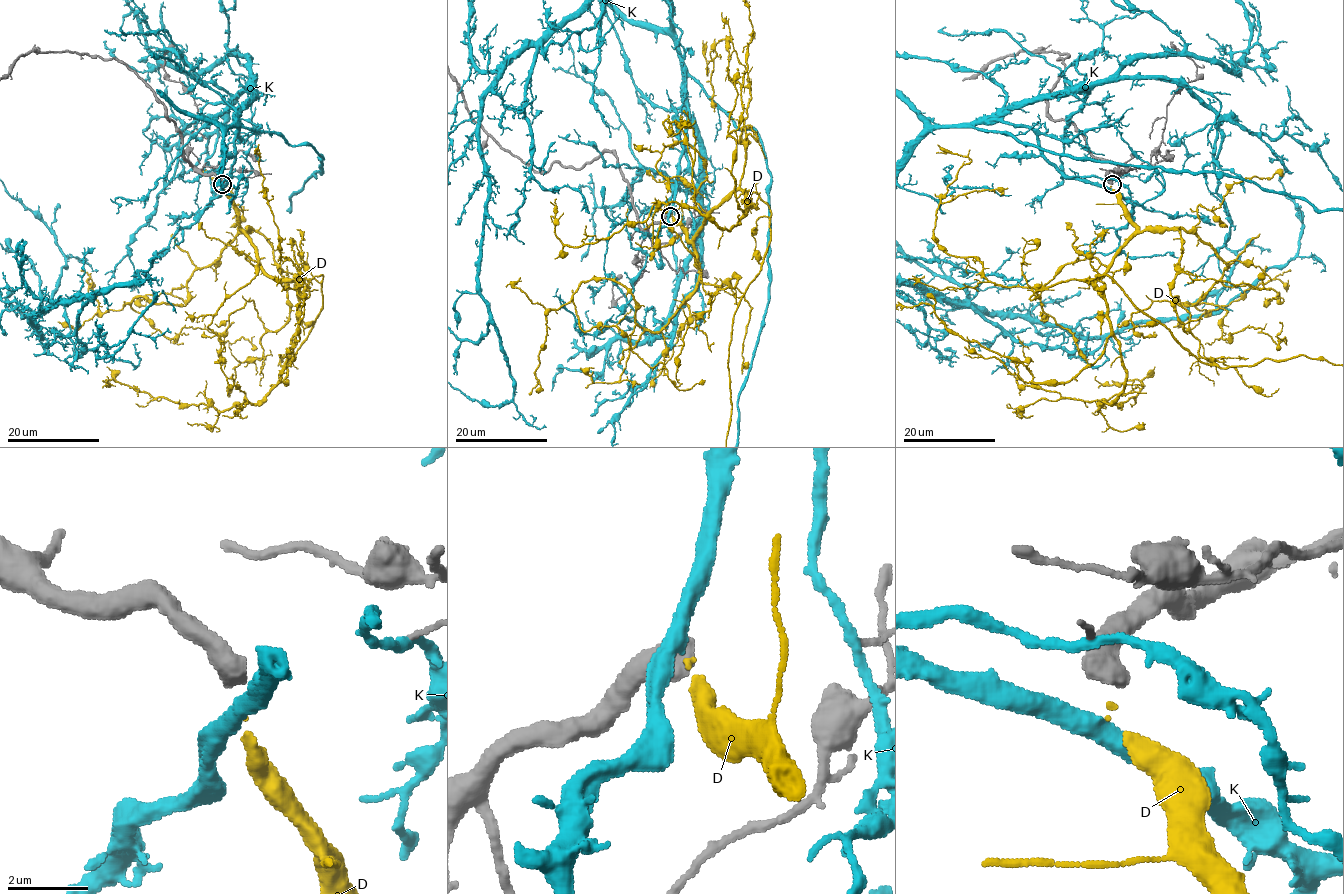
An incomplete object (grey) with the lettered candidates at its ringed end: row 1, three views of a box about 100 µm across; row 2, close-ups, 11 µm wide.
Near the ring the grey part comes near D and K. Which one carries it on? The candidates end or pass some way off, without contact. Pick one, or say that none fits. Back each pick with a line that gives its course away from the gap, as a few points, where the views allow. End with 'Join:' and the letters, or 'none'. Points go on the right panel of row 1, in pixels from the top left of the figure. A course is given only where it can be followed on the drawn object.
D: Its course: (1110, 185), (1136, 231), (1102, 275), (1086, 279), (1108, 276), (1208, 364), (1302, 355)
Join: D

